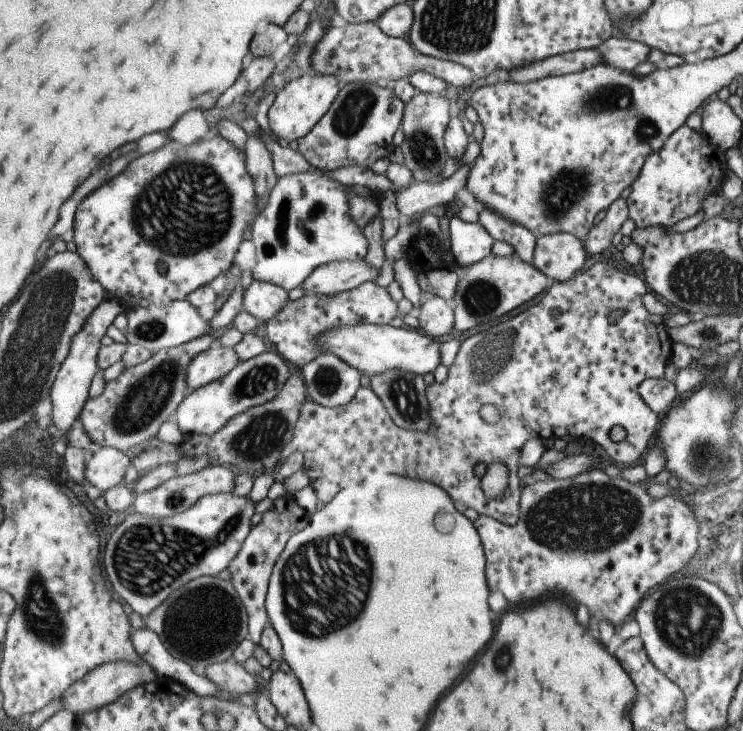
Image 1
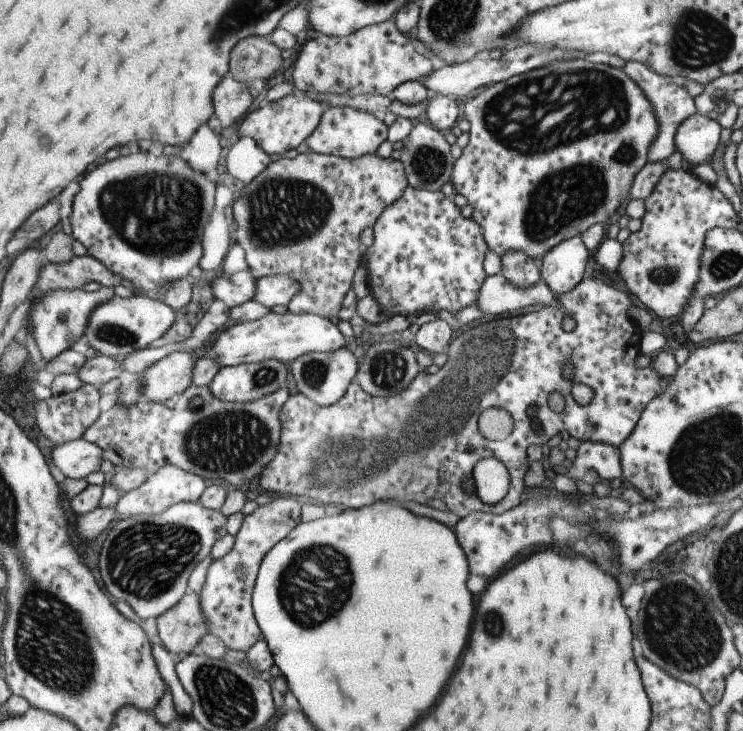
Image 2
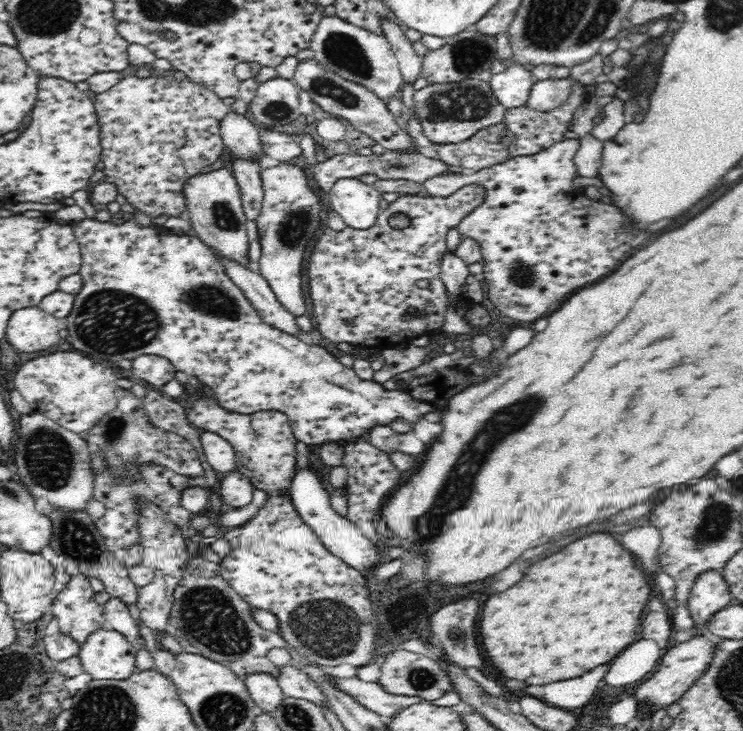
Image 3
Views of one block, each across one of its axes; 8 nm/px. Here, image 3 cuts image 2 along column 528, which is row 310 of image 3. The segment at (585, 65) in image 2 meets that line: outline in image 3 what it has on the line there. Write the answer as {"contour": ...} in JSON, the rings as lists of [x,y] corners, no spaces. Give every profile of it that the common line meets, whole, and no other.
{"contour":[[[84,218],[84,220],[70,223],[74,236],[80,245],[81,268],[79,271],[83,280],[80,292],[76,294],[70,314],[64,318],[64,327],[68,330],[67,340],[80,352],[96,360],[106,362],[120,362],[120,360],[134,360],[142,355],[153,355],[167,358],[174,368],[185,372],[188,376],[196,376],[213,393],[220,406],[225,410],[239,414],[255,414],[260,411],[277,411],[289,418],[291,429],[296,440],[304,444],[322,444],[332,441],[341,443],[353,442],[362,434],[369,432],[371,428],[378,425],[389,425],[396,418],[403,418],[412,425],[424,414],[436,412],[438,408],[428,401],[414,398],[406,390],[386,390],[384,385],[372,380],[362,380],[353,368],[344,366],[338,357],[335,357],[325,347],[317,344],[306,344],[298,336],[278,330],[275,326],[262,320],[261,314],[253,307],[251,300],[245,296],[245,292],[238,288],[232,278],[226,273],[226,267],[218,255],[210,247],[206,246],[198,237],[192,233],[179,235],[172,233],[162,226],[142,226],[135,218],[130,218],[118,224],[113,221],[100,221],[96,218]]]}

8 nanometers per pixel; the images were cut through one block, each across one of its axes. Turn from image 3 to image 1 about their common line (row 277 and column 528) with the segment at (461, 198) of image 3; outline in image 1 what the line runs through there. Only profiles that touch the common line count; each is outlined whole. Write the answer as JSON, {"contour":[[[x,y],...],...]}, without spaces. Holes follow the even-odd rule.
{"contour":[[[596,262],[592,266],[589,266],[587,270],[583,272],[577,272],[571,279],[559,283],[551,281],[551,284],[547,287],[545,296],[541,298],[541,302],[529,306],[527,310],[523,310],[518,316],[513,316],[510,320],[501,320],[499,324],[493,324],[493,327],[483,332],[477,332],[477,334],[467,338],[460,342],[460,348],[453,360],[453,363],[448,367],[449,372],[447,379],[437,384],[434,382],[427,389],[430,396],[430,418],[433,420],[432,428],[429,431],[411,431],[398,428],[387,415],[385,408],[379,401],[379,398],[370,390],[369,387],[363,388],[361,386],[353,399],[348,404],[343,404],[337,407],[323,407],[311,400],[307,399],[301,406],[300,414],[295,422],[292,436],[289,442],[285,444],[285,447],[281,450],[280,460],[277,462],[277,466],[281,466],[284,459],[296,450],[303,454],[303,466],[304,474],[307,476],[309,486],[313,489],[319,506],[323,506],[329,503],[333,497],[340,492],[341,489],[351,483],[359,483],[361,480],[383,473],[398,475],[401,477],[408,477],[419,481],[428,481],[435,484],[444,490],[448,494],[449,499],[454,502],[463,502],[465,506],[471,508],[477,512],[480,516],[490,517],[500,524],[513,526],[518,520],[518,499],[520,498],[520,490],[522,482],[516,476],[517,463],[519,459],[520,449],[523,444],[530,439],[539,439],[541,441],[554,440],[554,439],[566,439],[567,441],[595,441],[607,455],[611,457],[615,464],[620,466],[633,466],[640,462],[640,459],[649,448],[650,440],[654,436],[654,433],[658,430],[659,418],[645,405],[645,402],[638,394],[638,387],[643,380],[646,379],[663,379],[665,372],[665,366],[670,362],[672,356],[672,344],[668,336],[667,328],[663,323],[662,316],[656,316],[649,314],[641,303],[641,297],[647,293],[645,284],[637,276],[629,274],[629,272],[621,272],[617,268],[613,268],[611,264],[607,262]],[[623,308],[625,314],[615,322],[615,324],[609,324],[607,321],[607,315],[609,312]],[[483,406],[494,406],[499,411],[499,418],[489,424],[485,422],[481,416],[479,416],[479,410]],[[613,426],[621,426],[625,430],[625,438],[621,442],[613,442],[609,438],[609,433]],[[493,462],[502,463],[507,470],[507,485],[504,492],[497,497],[490,498],[482,492],[481,480],[479,476],[475,476],[475,466],[481,463],[485,467],[489,467]]]}

